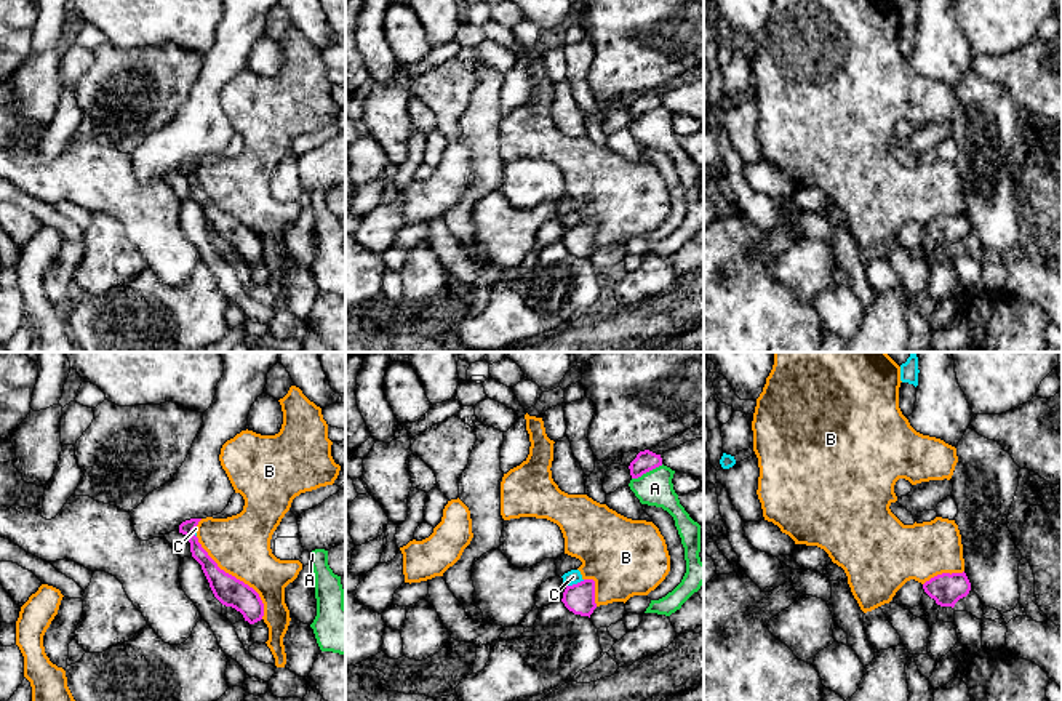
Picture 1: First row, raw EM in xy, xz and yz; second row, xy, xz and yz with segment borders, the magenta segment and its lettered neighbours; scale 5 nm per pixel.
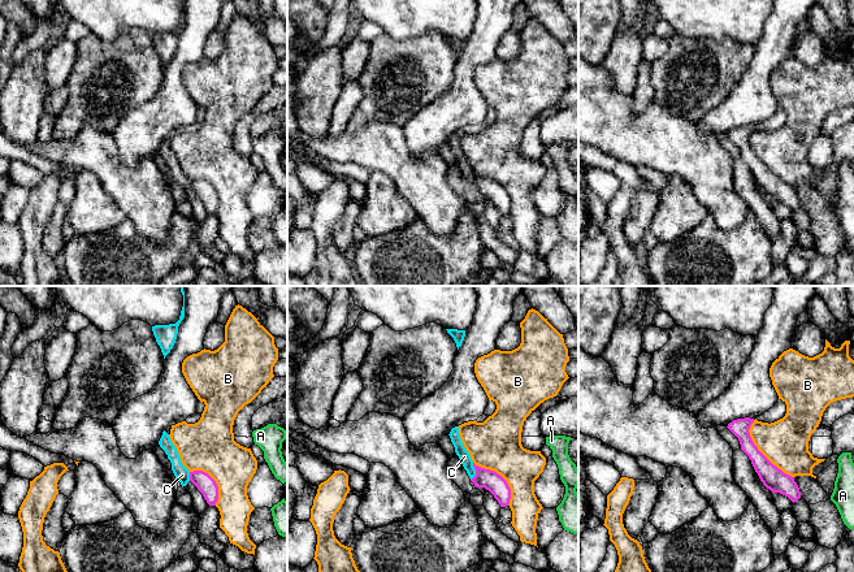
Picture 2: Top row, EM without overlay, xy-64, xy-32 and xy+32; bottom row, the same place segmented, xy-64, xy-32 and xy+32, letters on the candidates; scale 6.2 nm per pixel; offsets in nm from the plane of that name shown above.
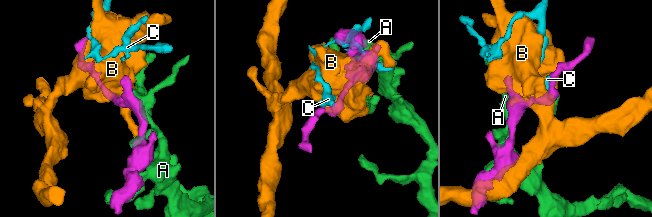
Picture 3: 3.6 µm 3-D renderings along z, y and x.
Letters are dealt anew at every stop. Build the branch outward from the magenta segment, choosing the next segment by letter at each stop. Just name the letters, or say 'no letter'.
no letter

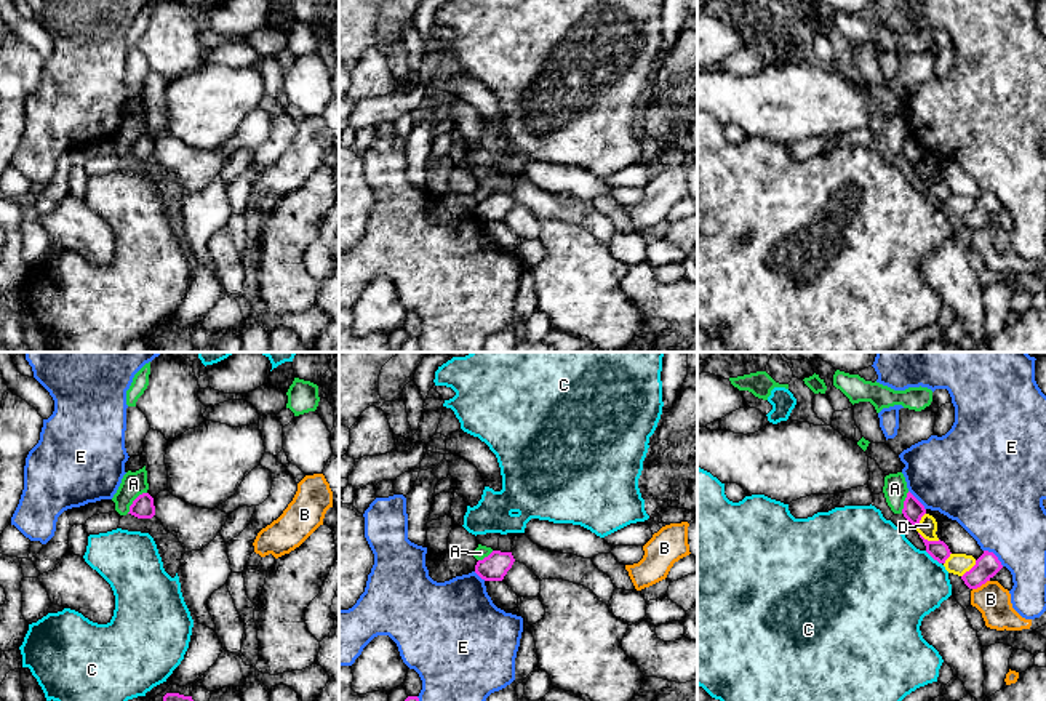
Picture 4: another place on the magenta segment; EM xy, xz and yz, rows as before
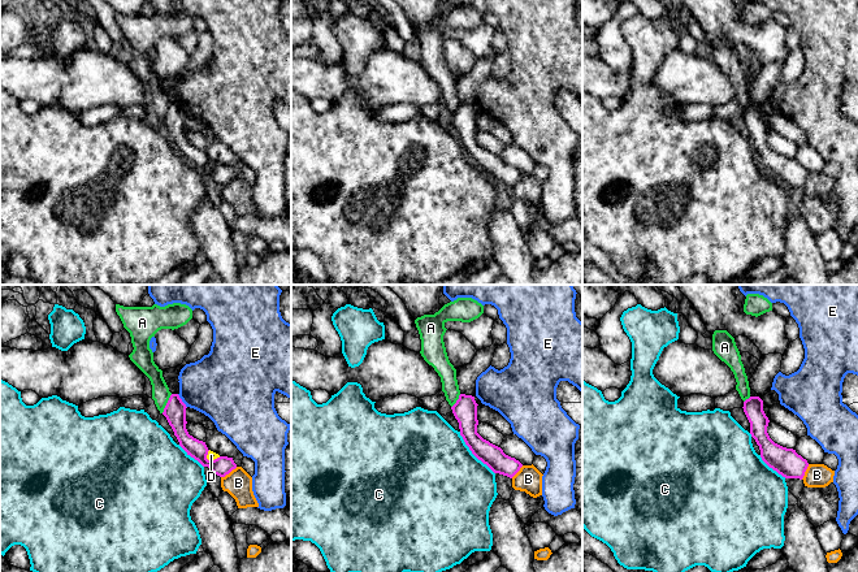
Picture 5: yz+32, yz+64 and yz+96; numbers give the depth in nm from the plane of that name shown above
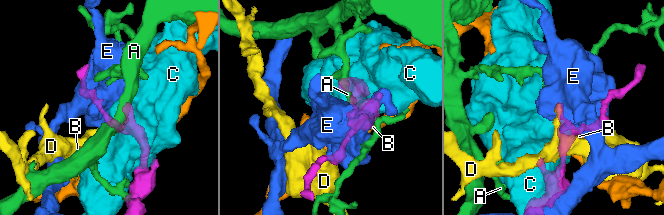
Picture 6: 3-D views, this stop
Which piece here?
no letter

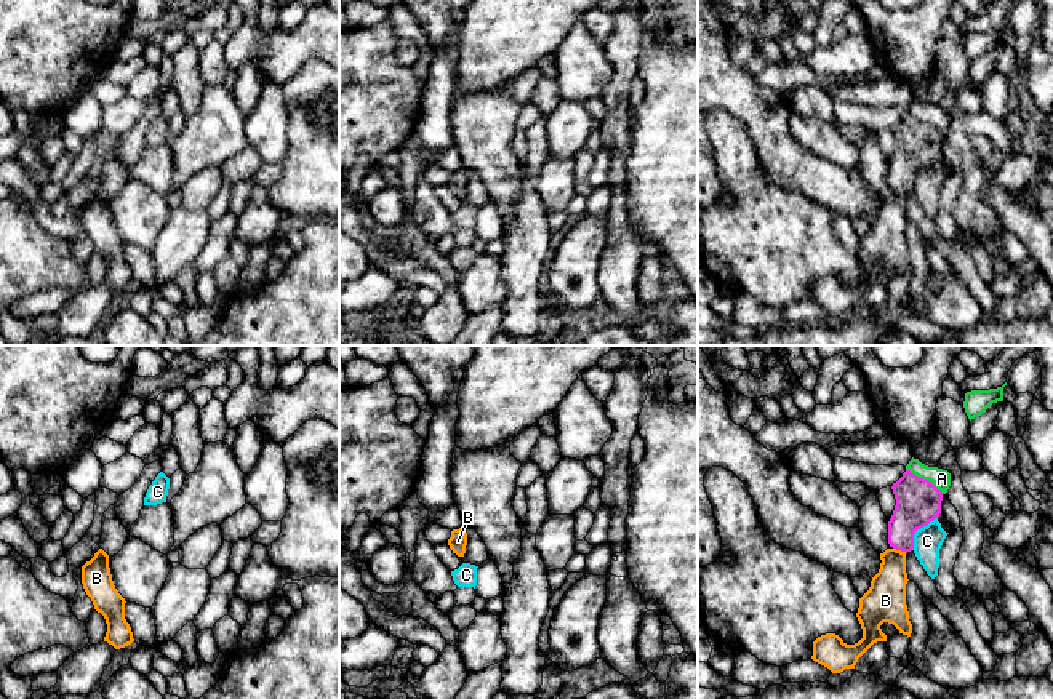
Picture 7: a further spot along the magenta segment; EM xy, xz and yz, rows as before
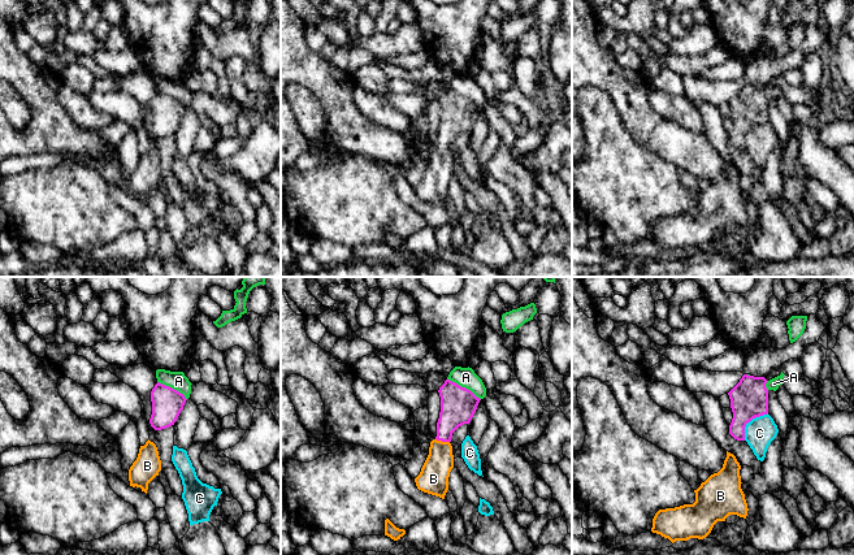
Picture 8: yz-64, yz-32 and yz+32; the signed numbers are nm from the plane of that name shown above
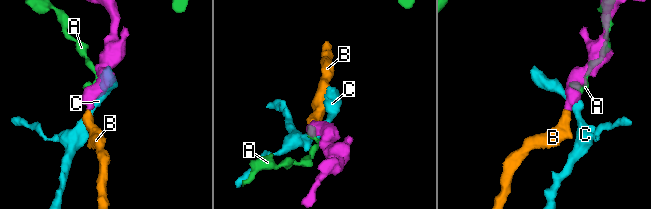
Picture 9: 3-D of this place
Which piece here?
B

